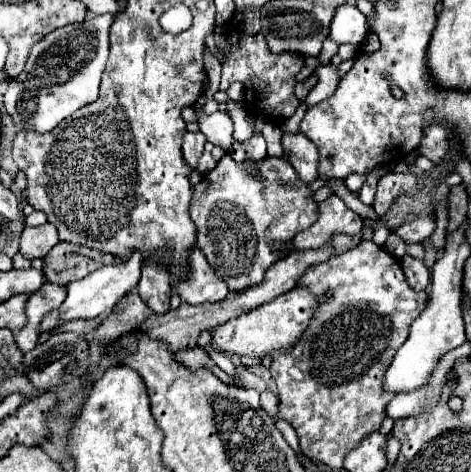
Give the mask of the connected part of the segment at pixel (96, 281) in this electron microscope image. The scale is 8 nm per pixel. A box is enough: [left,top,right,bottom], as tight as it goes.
[40,251,142,333]

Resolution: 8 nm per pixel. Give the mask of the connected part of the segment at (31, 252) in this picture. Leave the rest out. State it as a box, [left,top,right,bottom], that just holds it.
[20,223,58,259]

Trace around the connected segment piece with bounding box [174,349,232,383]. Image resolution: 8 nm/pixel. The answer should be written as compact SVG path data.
M182 349L178 353L174 353L174 357L178 359L178 363L182 363L184 367L206 367L208 371L212 371L220 381L224 383L232 383L232 377L228 373L224 373L210 357L204 349Z

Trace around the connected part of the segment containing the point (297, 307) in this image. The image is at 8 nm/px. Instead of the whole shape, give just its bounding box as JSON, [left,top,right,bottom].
[212,287,322,357]

